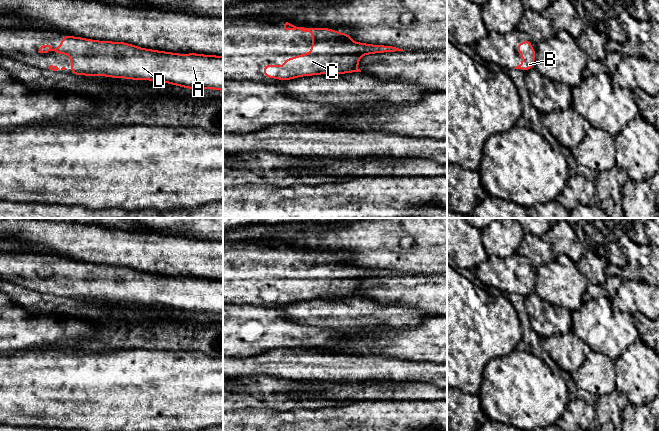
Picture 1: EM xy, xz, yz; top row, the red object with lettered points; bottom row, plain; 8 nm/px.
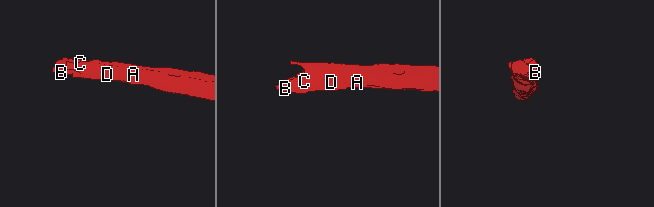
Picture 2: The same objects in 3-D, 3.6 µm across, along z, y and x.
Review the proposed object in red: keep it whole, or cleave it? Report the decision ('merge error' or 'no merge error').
no merge error

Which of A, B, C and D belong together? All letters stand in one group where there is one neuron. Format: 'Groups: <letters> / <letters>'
Groups: A B C D

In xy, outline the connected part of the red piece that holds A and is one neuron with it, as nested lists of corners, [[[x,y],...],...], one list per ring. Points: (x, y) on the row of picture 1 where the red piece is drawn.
[[[65,35],[62,44],[52,48],[40,47],[38,53],[54,51],[56,54],[69,54],[73,75],[106,76],[133,80],[150,80],[169,83],[188,89],[214,89],[223,91],[223,56],[203,54],[178,54],[140,48],[124,42],[98,41]]]

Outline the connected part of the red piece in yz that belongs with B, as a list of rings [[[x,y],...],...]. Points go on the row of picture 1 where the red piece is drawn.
[[[528,39],[524,42],[520,42],[517,45],[516,50],[522,55],[524,61],[519,66],[516,66],[514,69],[521,69],[524,72],[528,72],[529,69],[534,67],[536,49],[531,48],[531,43],[531,39]]]

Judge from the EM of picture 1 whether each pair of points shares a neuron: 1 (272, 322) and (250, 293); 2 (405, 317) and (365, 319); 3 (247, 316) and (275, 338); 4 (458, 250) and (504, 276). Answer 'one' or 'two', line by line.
1: two
2: one
3: one
4: two

